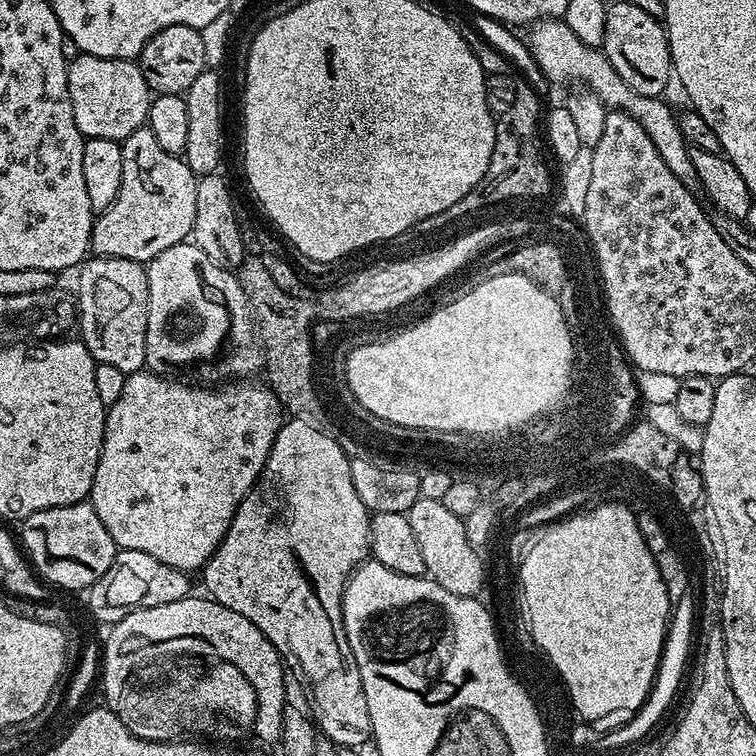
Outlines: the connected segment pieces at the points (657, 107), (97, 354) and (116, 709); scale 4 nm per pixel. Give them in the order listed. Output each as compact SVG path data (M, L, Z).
M549 18L547 20L535 21L527 29L526 43L532 50L532 57L538 62L542 74L553 85L564 84L567 80L573 80L576 86L583 86L600 97L603 104L609 109L617 112L630 114L643 128L650 134L650 140L654 142L658 154L662 154L662 162L674 170L677 178L685 184L687 188L695 189L698 181L690 145L684 140L682 130L679 129L677 113L672 113L672 108L667 104L667 99L658 96L647 96L638 94L618 78L618 70L610 66L600 48L591 48L582 42L582 38L574 35L574 30L560 18Z
M93 255L91 258L85 259L83 263L79 265L78 273L79 272L80 277L78 277L76 280L76 288L74 287L74 299L78 313L79 339L86 346L86 350L91 354L93 360L95 360L97 364L114 366L117 370L122 370L126 374L141 371L141 369L145 367L144 359L146 358L146 314L148 313L147 267L145 267L145 265L139 260L131 260L130 258L110 258L109 256Z
M192 594L178 602L166 602L163 606L140 608L109 629L110 634L104 640L102 670L100 666L100 678L102 674L102 688L104 690L103 703L119 718L122 726L126 726L126 730L130 730L130 734L134 734L140 740L162 740L165 742L171 742L177 738L203 738L208 742L240 742L240 739L255 726L257 708L261 718L273 720L273 724L258 725L256 736L268 744L275 745L280 739L280 726L276 721L283 717L286 703L286 697L284 697L284 676L286 680L284 658L278 654L274 645L264 637L262 630L258 630L258 626L254 626L248 618L222 606L216 600L203 599L199 600L195 594Z

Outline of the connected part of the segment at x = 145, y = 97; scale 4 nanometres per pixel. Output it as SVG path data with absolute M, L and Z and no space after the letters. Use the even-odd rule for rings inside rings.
M85 56L68 62L70 106L74 106L74 122L89 140L110 138L123 142L134 130L148 123L148 111L154 95L136 60L115 60Z

